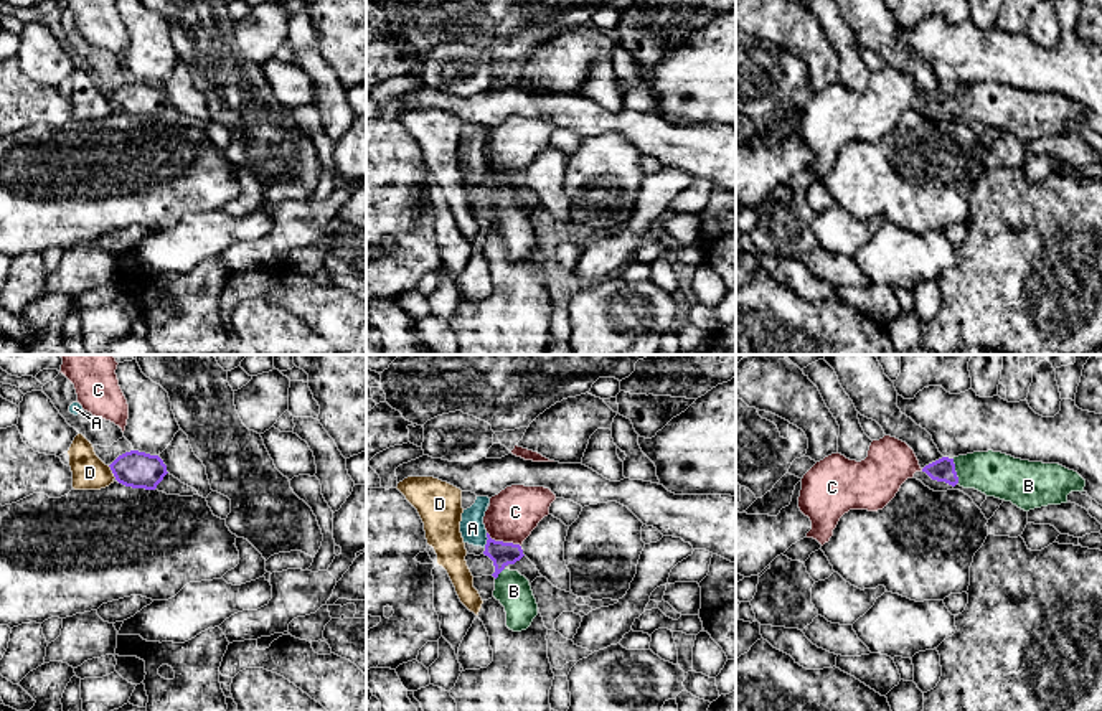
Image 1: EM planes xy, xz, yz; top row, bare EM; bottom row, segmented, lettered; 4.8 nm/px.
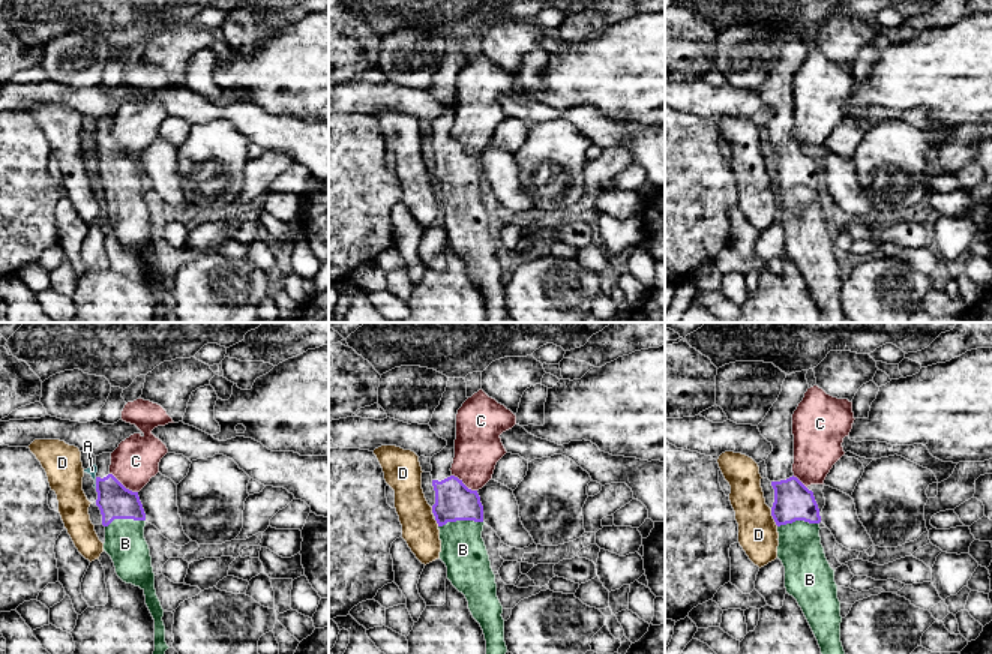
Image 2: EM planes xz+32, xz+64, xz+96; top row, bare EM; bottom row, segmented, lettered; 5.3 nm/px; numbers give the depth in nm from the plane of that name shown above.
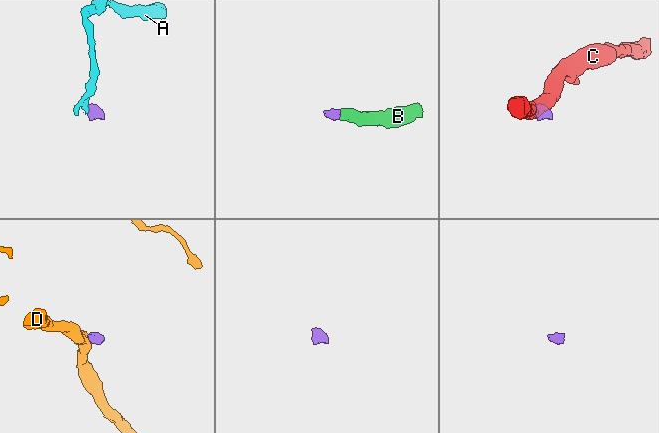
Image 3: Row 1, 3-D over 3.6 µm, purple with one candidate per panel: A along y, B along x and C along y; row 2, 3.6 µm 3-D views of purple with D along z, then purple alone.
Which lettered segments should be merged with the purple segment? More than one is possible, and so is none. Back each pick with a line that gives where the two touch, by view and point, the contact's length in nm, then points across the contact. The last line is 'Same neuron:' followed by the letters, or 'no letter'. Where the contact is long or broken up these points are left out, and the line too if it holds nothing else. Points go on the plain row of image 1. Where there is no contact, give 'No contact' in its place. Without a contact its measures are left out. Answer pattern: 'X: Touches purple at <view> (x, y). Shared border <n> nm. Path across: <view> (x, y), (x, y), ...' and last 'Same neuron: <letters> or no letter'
B: Touches purple at yz (954, 101). Shared border 120 nm. Path across: yz (944, 99), (954, 101), (985, 101), (995, 104)
Same neuron: B

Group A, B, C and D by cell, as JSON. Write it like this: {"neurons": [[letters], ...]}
{"neurons": [["A"], ["B"], ["C"], ["D"]]}

